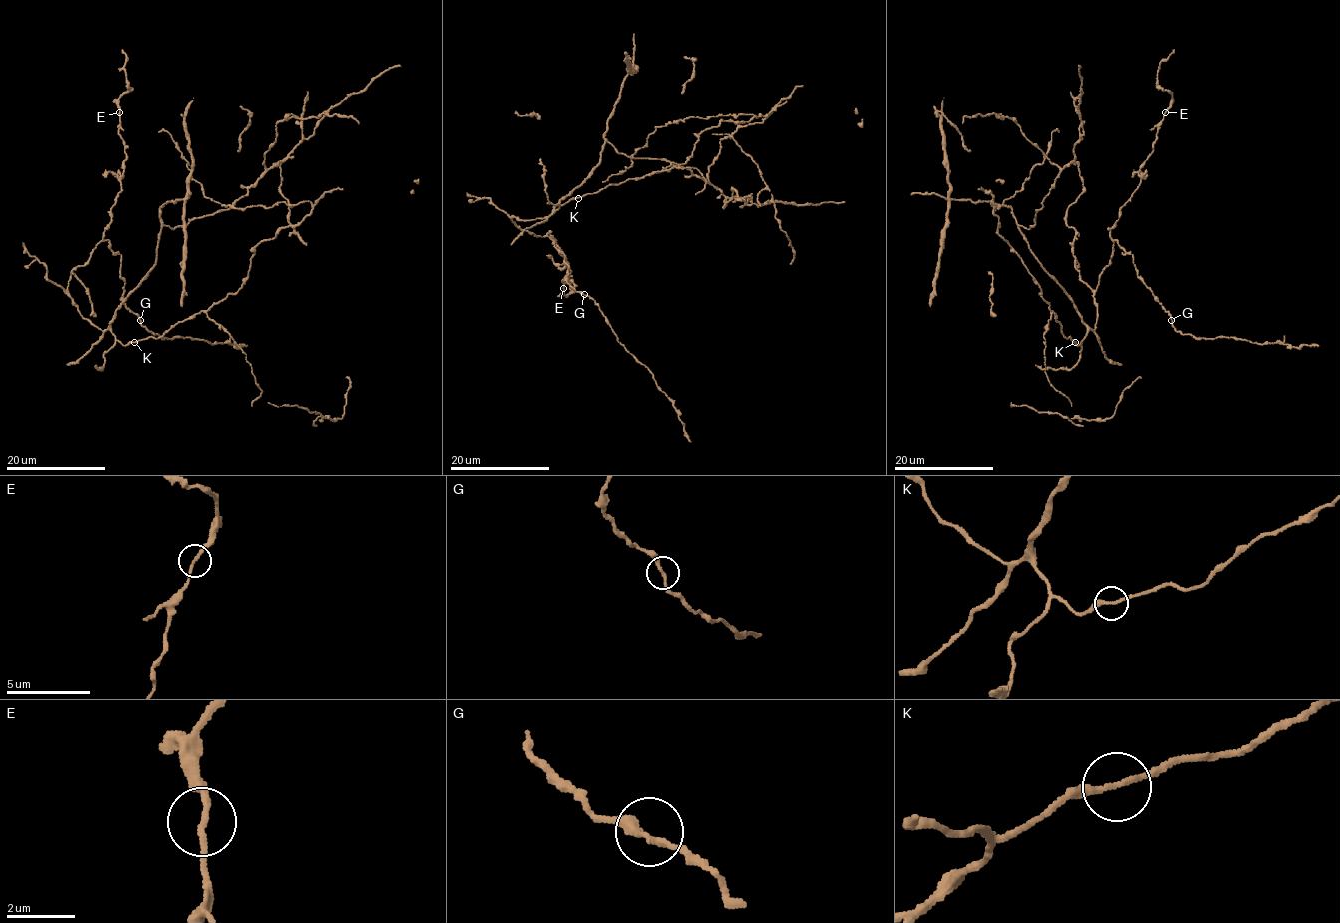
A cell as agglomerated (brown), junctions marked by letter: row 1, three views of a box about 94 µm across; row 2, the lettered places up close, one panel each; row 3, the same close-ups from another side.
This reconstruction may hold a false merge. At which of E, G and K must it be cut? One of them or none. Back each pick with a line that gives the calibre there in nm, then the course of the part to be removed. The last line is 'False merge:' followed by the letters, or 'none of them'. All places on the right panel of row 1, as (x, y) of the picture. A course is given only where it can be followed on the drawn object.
False merge: none of them

